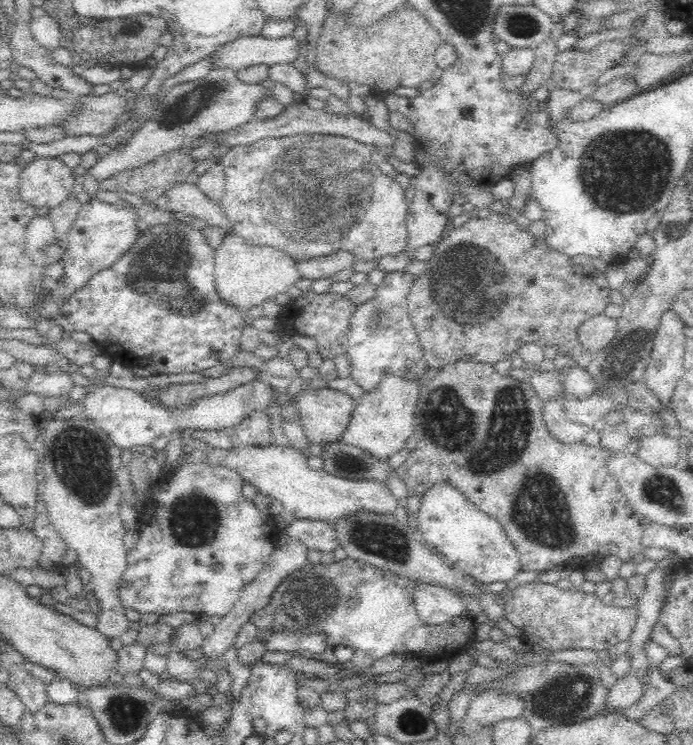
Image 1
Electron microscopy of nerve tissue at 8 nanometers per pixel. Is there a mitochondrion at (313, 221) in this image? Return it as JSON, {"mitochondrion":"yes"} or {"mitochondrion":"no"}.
{"mitochondrion":"yes"}

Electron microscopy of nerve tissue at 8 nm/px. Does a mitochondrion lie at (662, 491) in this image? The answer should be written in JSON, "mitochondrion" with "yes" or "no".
{"mitochondrion":"yes"}

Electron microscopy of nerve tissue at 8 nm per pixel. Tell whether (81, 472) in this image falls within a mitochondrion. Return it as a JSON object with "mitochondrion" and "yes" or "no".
{"mitochondrion":"yes"}

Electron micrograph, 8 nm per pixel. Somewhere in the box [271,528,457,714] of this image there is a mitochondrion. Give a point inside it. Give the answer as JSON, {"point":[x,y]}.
{"point":[314,598]}

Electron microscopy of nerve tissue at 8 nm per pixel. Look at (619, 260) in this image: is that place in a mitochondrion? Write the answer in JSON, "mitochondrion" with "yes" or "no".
{"mitochondrion":"no"}

